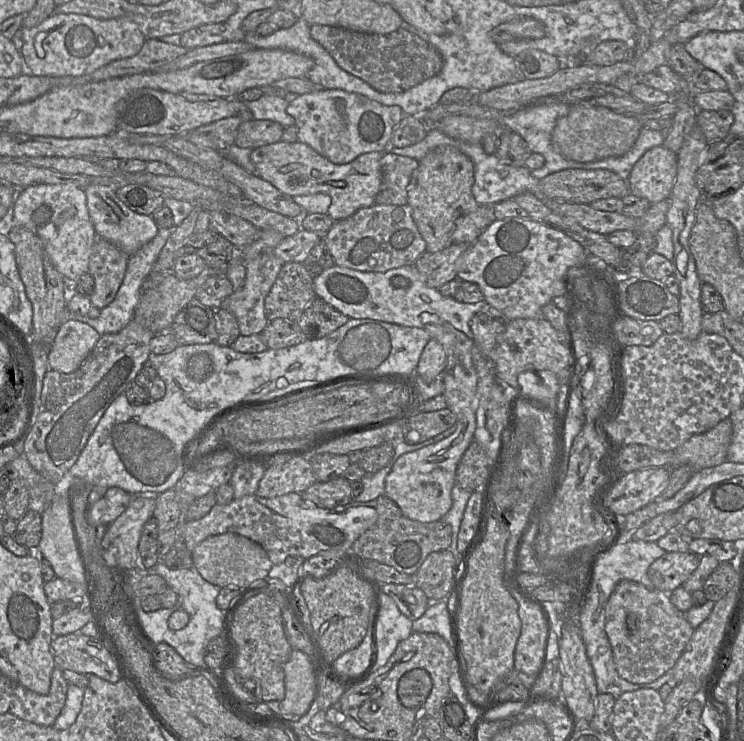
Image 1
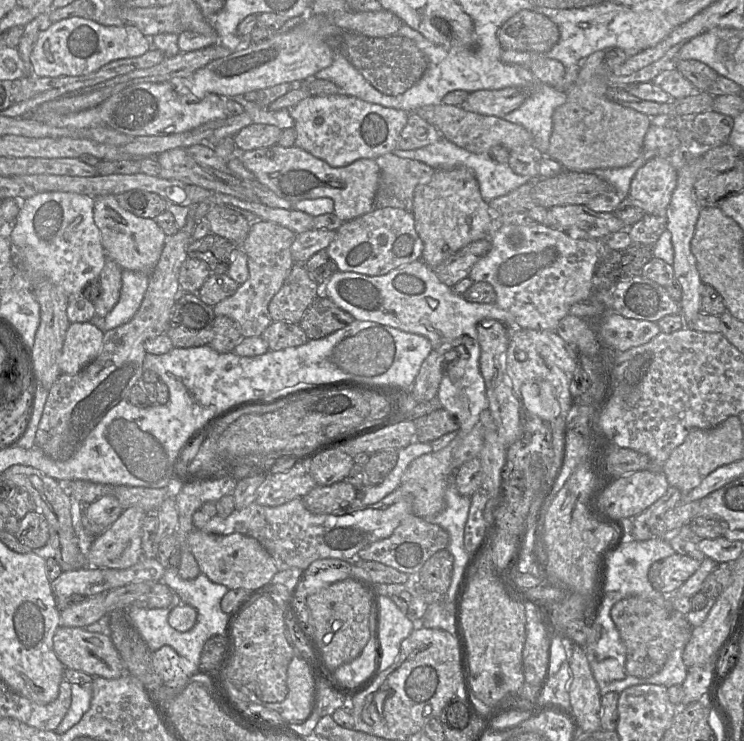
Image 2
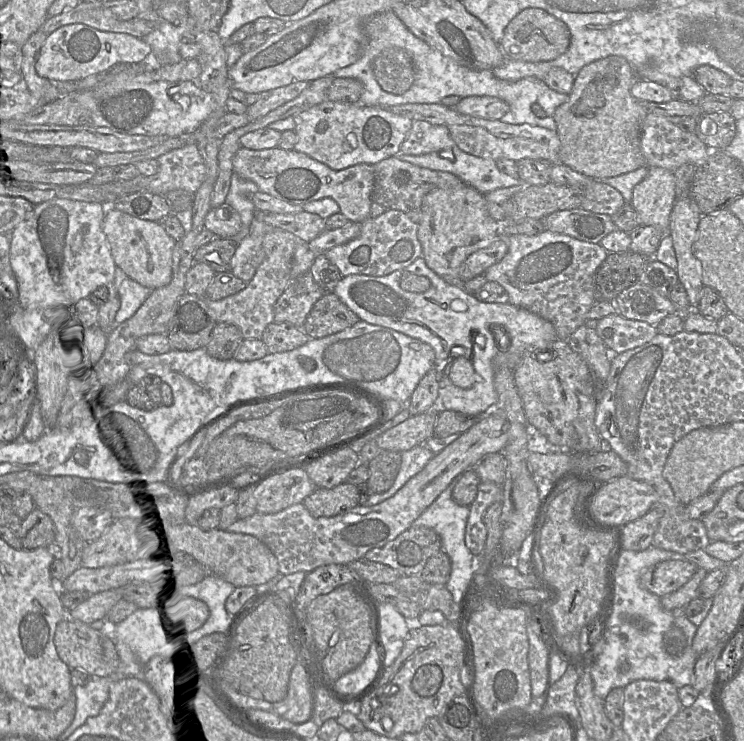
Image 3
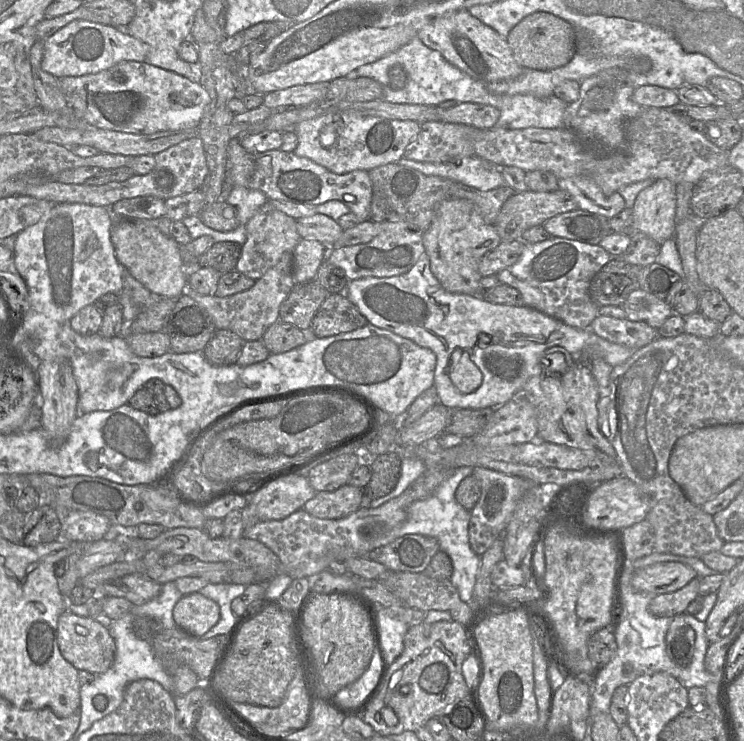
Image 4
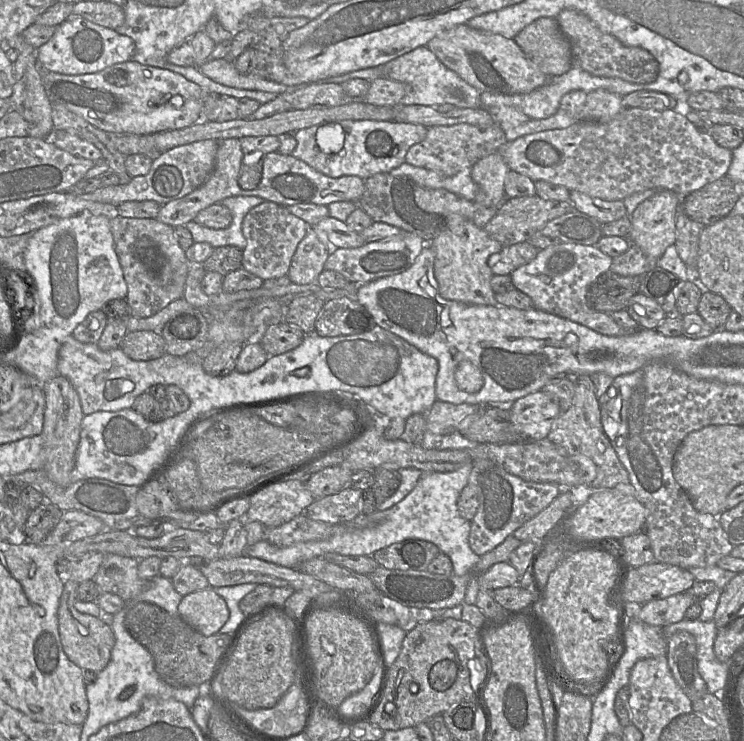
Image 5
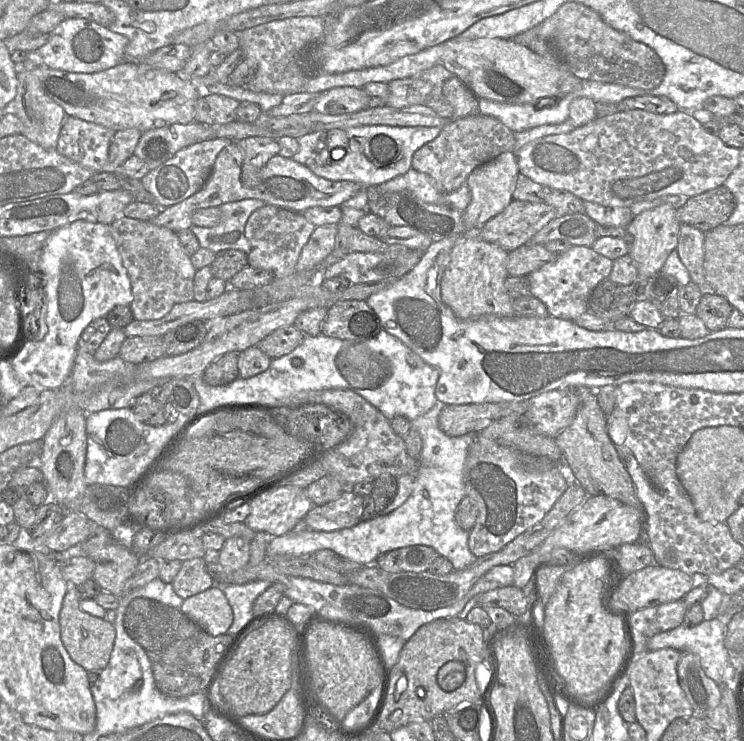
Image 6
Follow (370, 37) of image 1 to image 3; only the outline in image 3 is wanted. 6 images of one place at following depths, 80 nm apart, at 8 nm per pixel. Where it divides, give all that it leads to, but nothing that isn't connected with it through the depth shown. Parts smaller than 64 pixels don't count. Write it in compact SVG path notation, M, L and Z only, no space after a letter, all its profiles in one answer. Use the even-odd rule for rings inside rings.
M389 48L376 57L373 72L386 92L400 95L412 86L415 67L411 57L400 48Z

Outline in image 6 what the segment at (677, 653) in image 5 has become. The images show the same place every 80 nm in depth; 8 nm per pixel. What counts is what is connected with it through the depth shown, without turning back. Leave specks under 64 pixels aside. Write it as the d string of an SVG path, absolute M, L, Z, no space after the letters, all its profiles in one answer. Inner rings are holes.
M680 651L677 675L679 684L694 709L694 715L705 717L721 704L721 687L705 674L698 655Z

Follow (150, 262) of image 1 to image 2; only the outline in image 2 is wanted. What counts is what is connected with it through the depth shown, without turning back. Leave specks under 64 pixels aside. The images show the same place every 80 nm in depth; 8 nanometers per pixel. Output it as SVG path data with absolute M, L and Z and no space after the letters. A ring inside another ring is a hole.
M122 270L122 286L118 303L104 318L103 332L129 322L138 311L146 293L150 275Z

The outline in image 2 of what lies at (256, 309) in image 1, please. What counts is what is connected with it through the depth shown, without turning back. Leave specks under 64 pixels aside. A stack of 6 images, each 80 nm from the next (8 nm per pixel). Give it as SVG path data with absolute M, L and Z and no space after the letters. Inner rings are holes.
M253 221L249 234L239 245L247 256L249 278L230 297L213 306L215 316L233 319L240 327L244 338L262 336L273 322L268 306L273 296L281 289L295 262L291 246L296 234L288 228L266 221Z

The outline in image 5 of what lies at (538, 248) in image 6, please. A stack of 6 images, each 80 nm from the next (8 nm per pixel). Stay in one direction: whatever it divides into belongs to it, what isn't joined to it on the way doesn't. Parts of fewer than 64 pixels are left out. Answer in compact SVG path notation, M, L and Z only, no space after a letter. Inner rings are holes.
M527 242L505 246L489 258L494 275L510 275L514 270L532 261L540 250Z

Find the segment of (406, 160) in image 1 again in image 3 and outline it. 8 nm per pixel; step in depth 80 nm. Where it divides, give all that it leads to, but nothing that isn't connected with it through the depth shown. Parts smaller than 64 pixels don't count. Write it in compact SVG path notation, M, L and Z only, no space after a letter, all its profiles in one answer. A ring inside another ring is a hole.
M391 156L373 165L373 171L374 187L369 217L378 217L388 210L400 210L417 224L421 219L423 199L428 193L437 189L456 187L464 183L451 173L419 167L402 161L396 156Z

